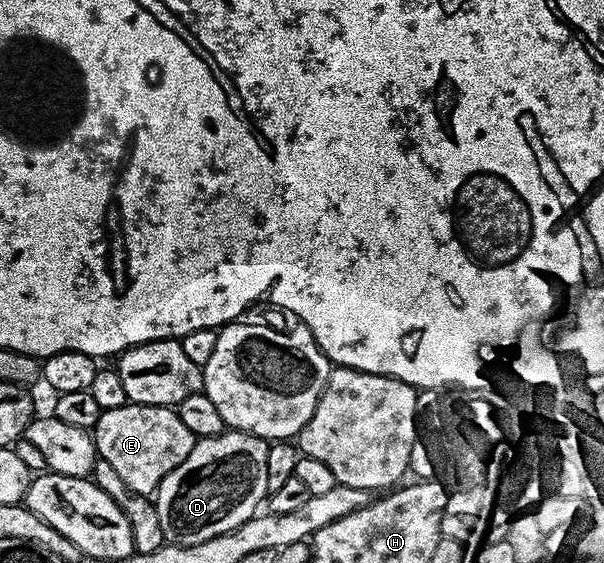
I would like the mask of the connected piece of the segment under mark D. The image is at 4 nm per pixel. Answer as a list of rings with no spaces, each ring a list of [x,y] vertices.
[[[232,429],[196,440],[193,451],[165,475],[153,494],[164,542],[193,546],[235,530],[253,517],[268,494],[267,446],[268,442],[262,438]]]

